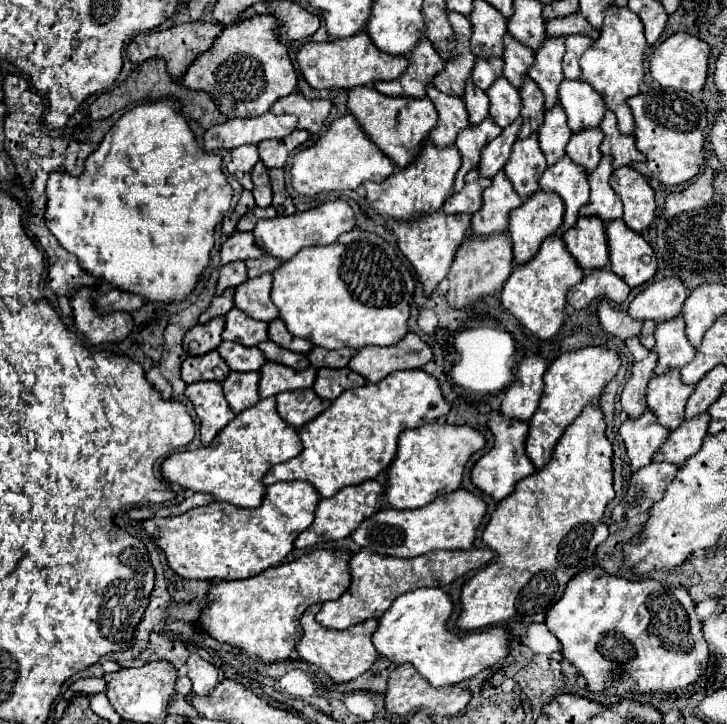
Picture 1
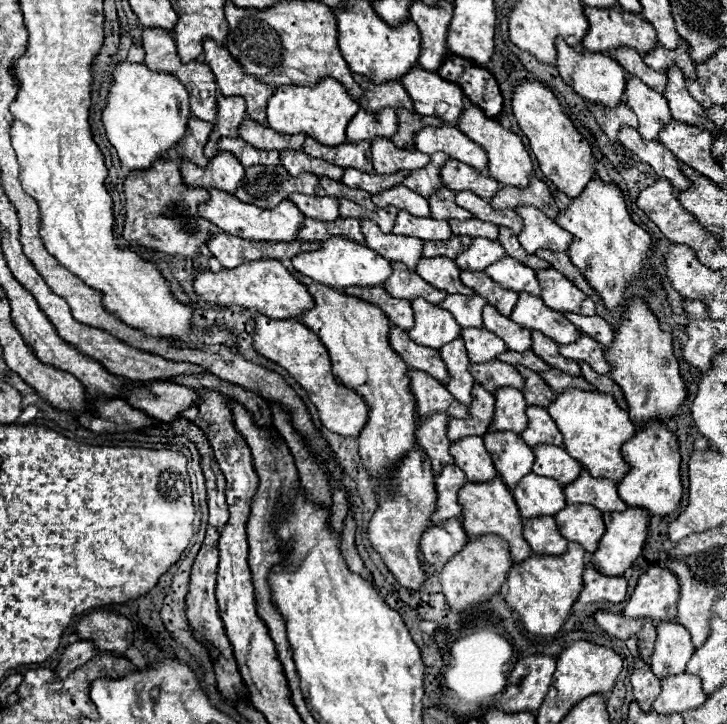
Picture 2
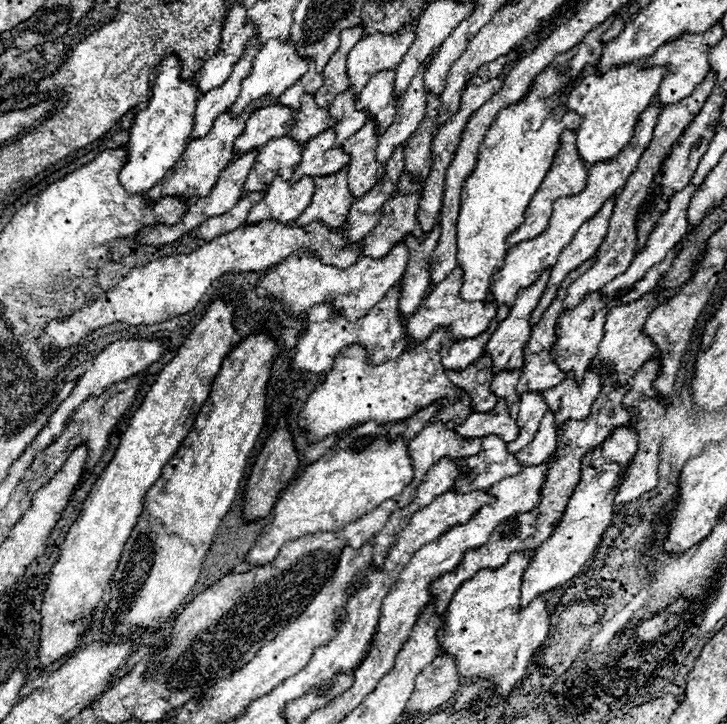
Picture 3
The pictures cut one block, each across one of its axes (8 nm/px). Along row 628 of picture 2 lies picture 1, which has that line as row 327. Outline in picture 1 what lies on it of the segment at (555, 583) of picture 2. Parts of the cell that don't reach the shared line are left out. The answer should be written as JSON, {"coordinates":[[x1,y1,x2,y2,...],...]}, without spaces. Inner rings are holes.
{"coordinates":[[550,236,542,242,538,254,526,262,516,264,510,278,504,284,500,300,508,312,512,312,530,332,542,340,550,340,558,334,564,320,564,306,568,290,584,278,584,270,568,254,564,242,556,236]]}

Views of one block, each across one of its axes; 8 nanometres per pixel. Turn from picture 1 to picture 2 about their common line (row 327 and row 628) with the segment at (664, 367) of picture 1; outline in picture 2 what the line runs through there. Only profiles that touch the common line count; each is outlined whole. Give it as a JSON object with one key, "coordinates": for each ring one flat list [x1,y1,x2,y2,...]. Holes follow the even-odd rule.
{"coordinates":[[660,622,656,624,656,630,656,648,650,658,652,672,660,680,674,674,682,674,688,658,694,654,688,630,684,630,684,626,680,626,678,622]]}

